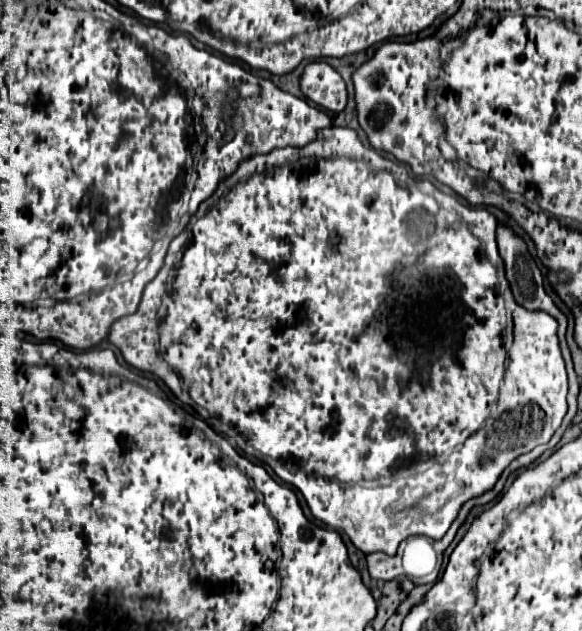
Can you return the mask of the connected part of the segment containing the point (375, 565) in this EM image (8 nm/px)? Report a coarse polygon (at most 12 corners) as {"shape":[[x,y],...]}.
{"shape":[[367,555],[369,575],[375,581],[403,577],[401,555]]}

